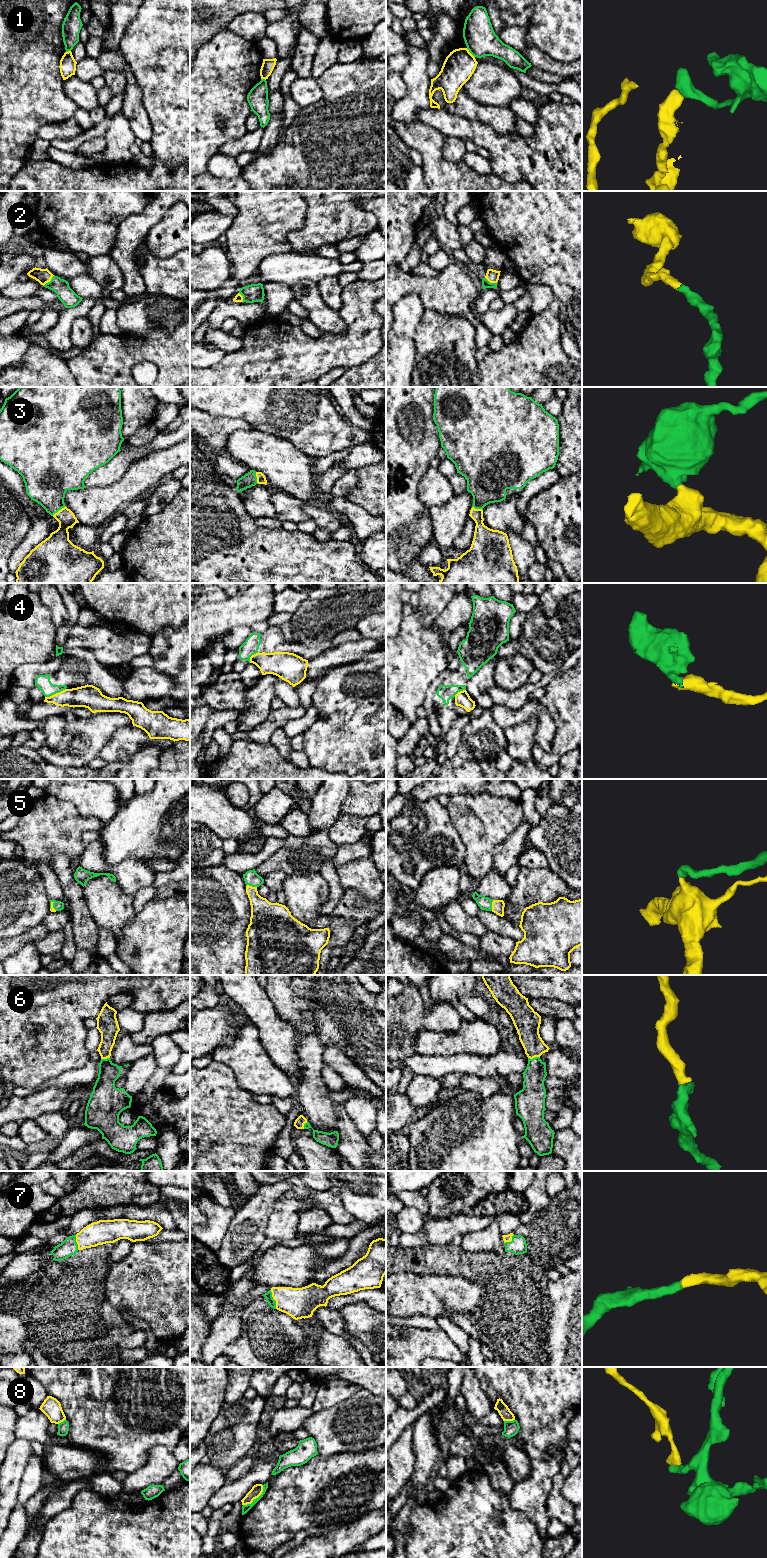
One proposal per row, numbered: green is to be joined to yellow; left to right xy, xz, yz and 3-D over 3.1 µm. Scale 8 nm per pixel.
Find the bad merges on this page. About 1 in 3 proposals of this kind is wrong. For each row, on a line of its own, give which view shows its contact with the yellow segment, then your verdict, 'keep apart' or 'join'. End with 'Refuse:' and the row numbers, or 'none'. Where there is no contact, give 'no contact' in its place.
1: meets yellow in yz; keep apart
2: meets yellow in xy; join
3: meets yellow in xy; join
4: meets yellow in xy; keep apart
5: meets yellow in xz; join
6: meets yellow in yz; join
7: meets yellow in xz; join
8: meets yellow in xz; keep apart
Refuse: 1, 4, 8

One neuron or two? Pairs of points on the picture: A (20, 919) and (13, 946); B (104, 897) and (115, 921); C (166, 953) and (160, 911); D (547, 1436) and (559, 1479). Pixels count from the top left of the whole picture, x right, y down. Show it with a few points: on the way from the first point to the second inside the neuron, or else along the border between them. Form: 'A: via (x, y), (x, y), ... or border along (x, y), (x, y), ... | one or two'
A: border along (37, 924), (10, 937) | two
B: via (107, 903), (113, 915) | one
C: via (160, 943), (160, 921) | one
D: border along (559, 1472), (553, 1478), (549, 1495) | two

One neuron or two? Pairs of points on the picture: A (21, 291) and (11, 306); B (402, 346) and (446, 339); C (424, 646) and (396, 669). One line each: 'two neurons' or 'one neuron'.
A: two neurons
B: two neurons
C: one neuron

